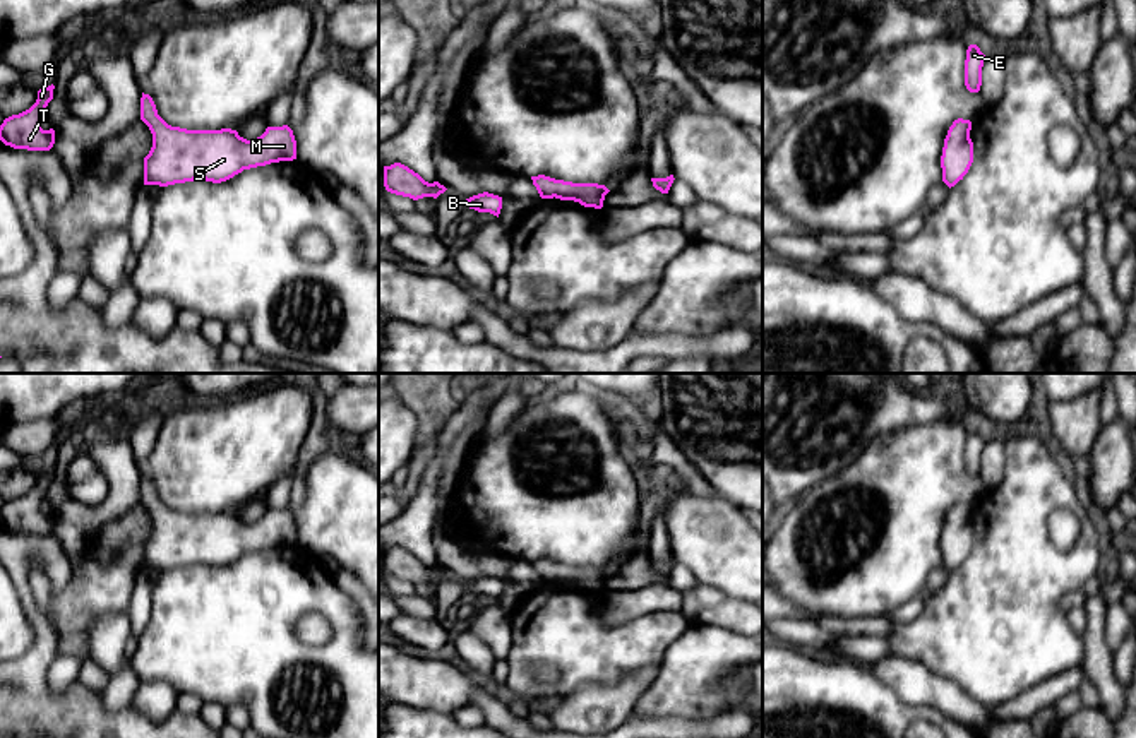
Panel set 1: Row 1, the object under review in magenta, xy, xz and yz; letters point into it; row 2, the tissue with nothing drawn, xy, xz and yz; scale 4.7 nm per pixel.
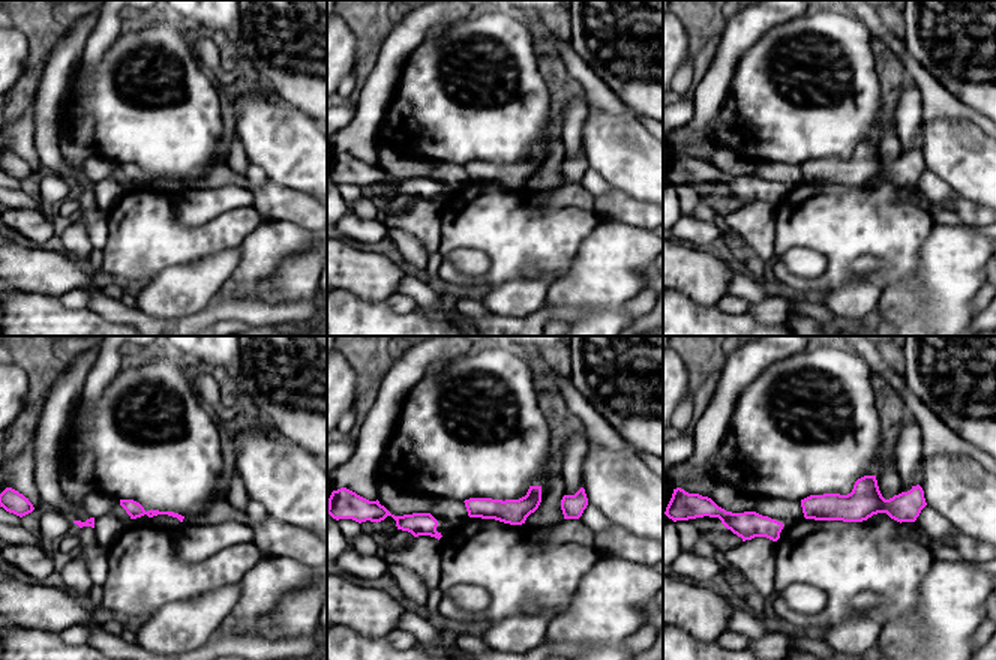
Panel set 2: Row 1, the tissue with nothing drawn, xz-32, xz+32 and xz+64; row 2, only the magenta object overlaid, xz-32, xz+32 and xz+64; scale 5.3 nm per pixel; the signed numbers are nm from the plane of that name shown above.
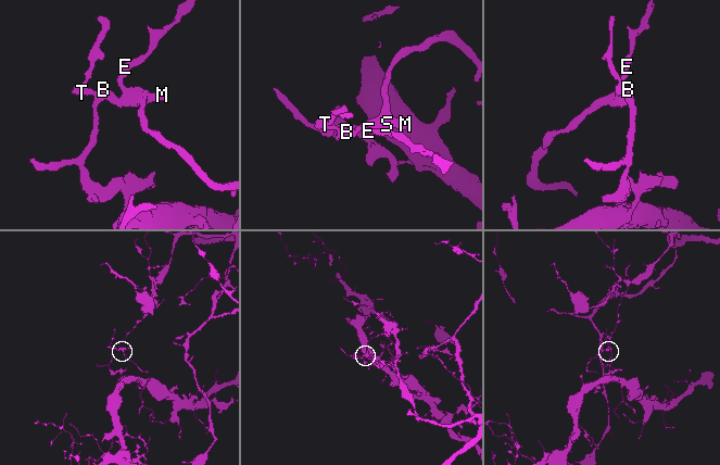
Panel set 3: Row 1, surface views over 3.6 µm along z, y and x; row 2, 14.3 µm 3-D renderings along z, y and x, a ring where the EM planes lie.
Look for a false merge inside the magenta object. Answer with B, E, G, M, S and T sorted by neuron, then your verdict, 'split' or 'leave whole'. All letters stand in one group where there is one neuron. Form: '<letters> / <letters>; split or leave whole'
B G M S T / E; split

